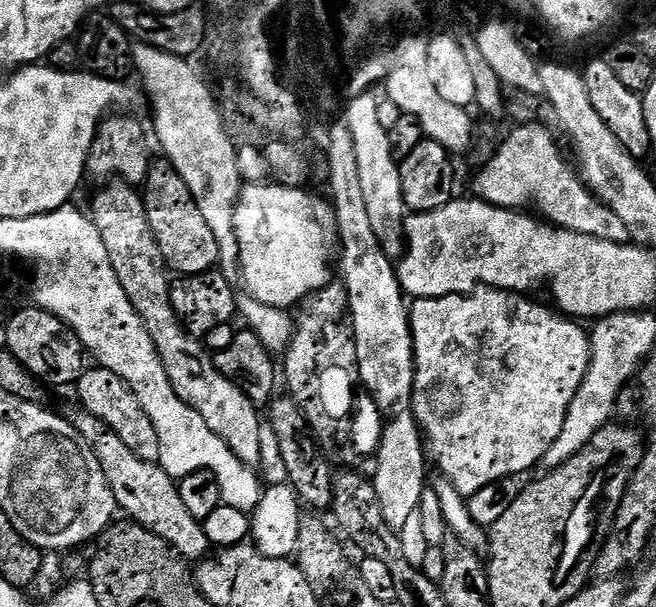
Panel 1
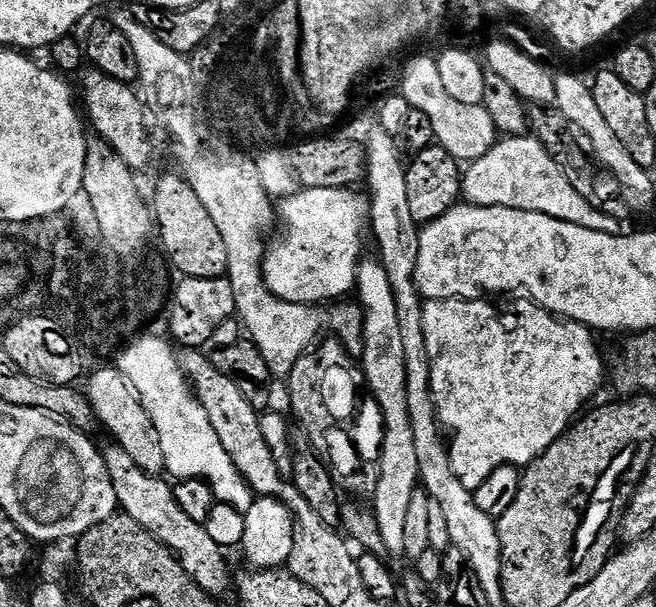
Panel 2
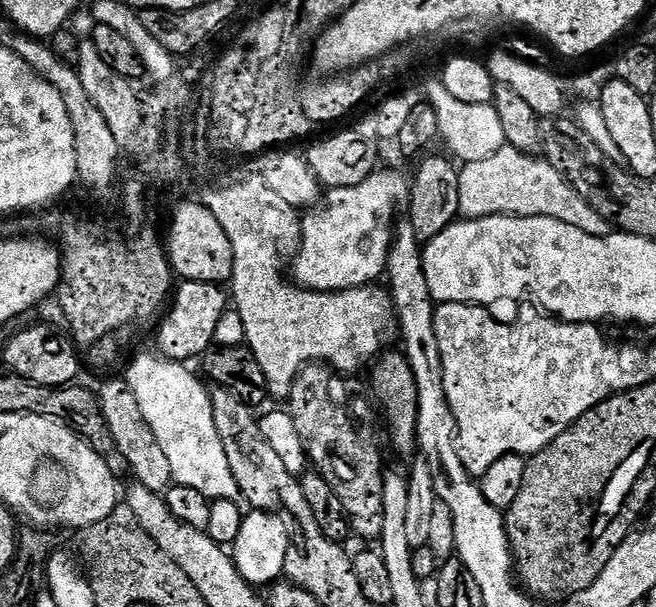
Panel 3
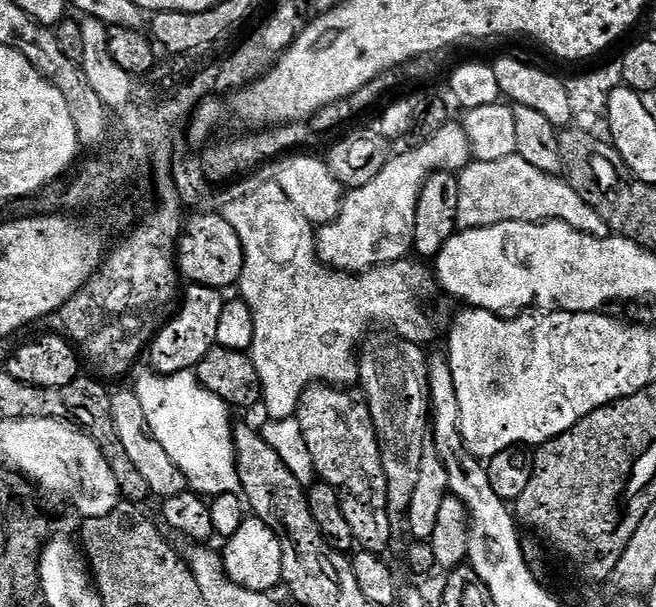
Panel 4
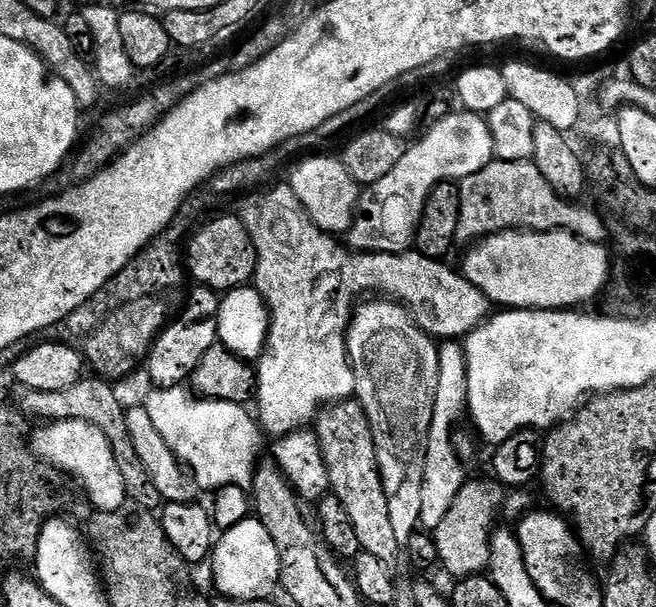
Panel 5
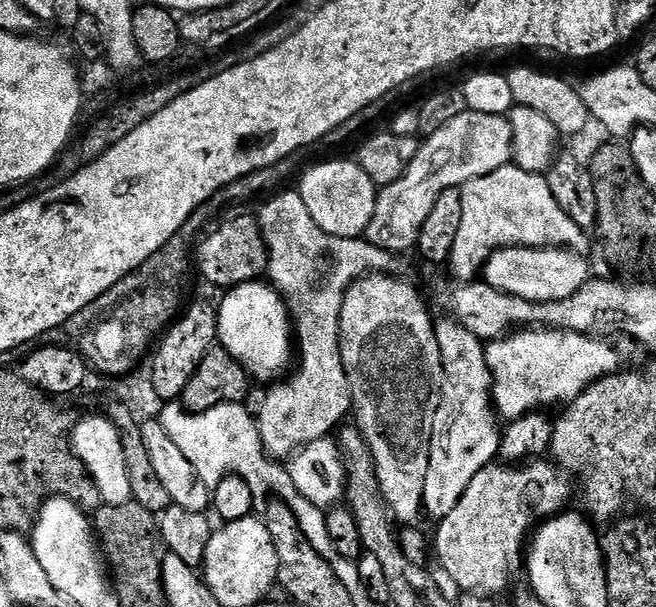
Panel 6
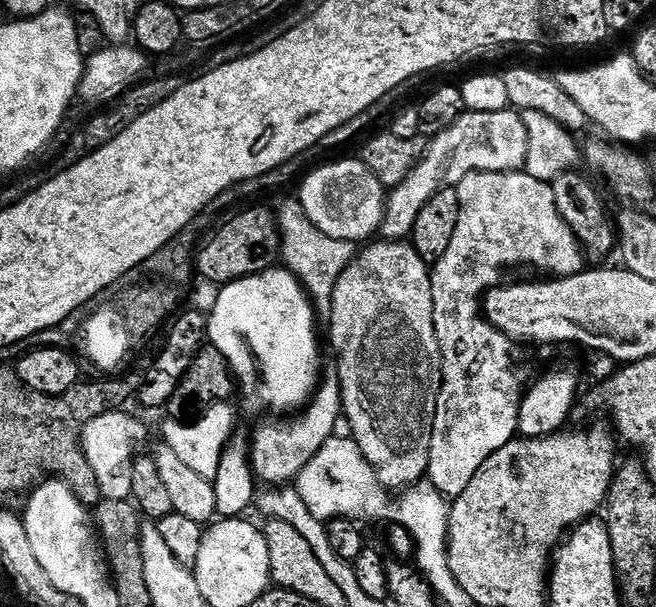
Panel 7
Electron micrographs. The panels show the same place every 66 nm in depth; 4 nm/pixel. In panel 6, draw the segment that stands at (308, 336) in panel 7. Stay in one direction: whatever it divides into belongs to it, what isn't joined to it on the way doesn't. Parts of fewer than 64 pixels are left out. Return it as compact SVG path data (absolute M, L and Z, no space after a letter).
M260 283L240 284L236 288L227 289L223 293L224 301L218 304L216 313L216 335L219 347L225 348L248 371L248 375L253 381L268 380L267 382L272 382L279 377L276 375L287 366L288 359L290 359L289 364L293 359L294 332L290 327L288 305L280 297L280 293L272 287L271 283Z

